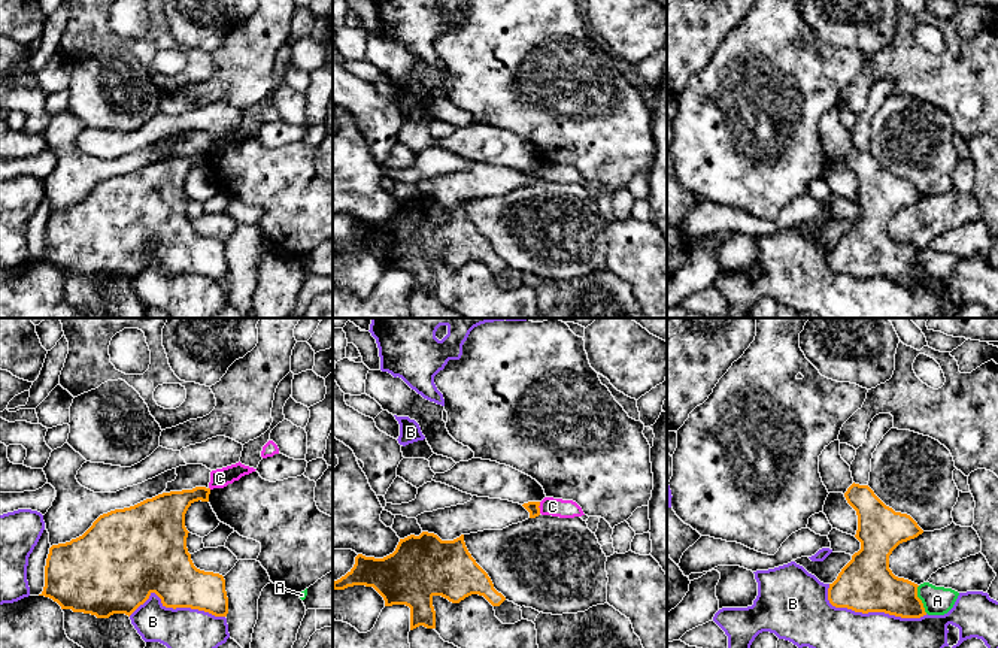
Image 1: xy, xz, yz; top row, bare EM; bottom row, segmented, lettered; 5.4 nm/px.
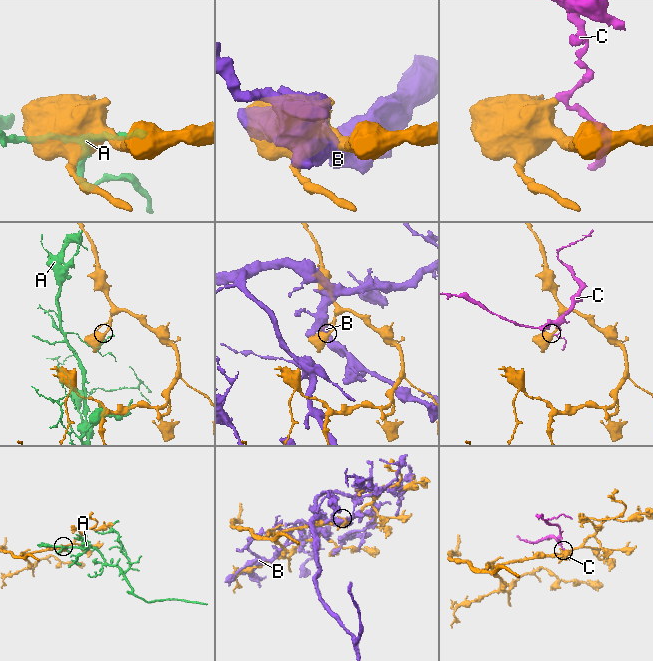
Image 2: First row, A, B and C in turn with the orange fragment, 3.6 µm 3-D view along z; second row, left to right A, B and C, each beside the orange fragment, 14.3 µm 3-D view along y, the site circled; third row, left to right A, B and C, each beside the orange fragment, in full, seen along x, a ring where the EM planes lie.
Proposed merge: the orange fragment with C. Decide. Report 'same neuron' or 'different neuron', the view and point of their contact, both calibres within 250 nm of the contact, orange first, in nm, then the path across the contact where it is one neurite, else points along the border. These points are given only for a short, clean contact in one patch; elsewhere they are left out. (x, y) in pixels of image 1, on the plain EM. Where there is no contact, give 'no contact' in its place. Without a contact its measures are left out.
different neuron; contact xz (539, 173); calibres 70 and 100 nm; border xz (540, 167), (539, 178)

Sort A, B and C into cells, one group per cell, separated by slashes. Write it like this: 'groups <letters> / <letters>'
groups A / B / C

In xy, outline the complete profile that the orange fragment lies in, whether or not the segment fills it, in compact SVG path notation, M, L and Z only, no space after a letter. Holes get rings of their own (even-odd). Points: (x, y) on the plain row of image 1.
M206 152L170 157L134 172L100 181L82 202L49 214L45 231L45 252L39 261L52 264L61 275L91 279L97 284L109 284L113 279L130 282L152 258L161 264L166 273L191 273L215 282L227 282L228 263L224 242L197 234L186 214L189 197L185 193L185 179L194 167L209 167L209 160L210 154Z

